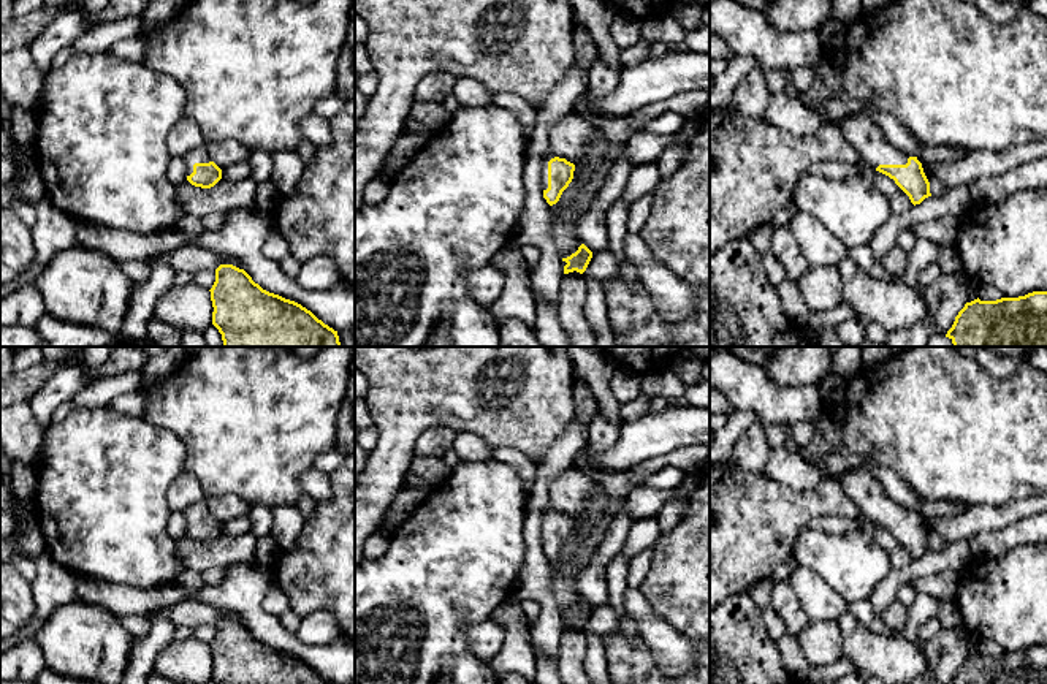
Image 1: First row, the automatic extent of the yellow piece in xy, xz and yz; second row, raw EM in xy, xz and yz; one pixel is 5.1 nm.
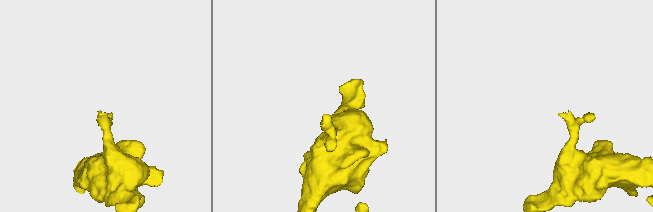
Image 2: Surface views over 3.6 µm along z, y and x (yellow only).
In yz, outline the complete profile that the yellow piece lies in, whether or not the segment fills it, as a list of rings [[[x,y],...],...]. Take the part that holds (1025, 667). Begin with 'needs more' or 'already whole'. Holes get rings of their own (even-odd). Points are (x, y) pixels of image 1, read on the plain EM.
already whole; [[[1047,646],[966,657],[950,684],[1047,684]]]

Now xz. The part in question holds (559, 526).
needs more; [[[550,505],[545,507],[542,515],[543,553],[550,560],[556,559],[562,546],[573,534],[575,519],[565,513],[554,511]]]

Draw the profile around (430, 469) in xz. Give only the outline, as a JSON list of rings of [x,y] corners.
[[[412,456],[409,469],[415,478],[421,478],[426,483],[434,483],[439,486],[448,480],[451,470],[453,467],[447,466],[442,458],[431,456]]]

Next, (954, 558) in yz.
[[[969,540],[947,543],[944,551],[928,551],[909,567],[892,570],[870,594],[868,600],[878,616],[897,600],[897,591],[927,575],[939,575],[946,570],[960,573],[971,559]]]

